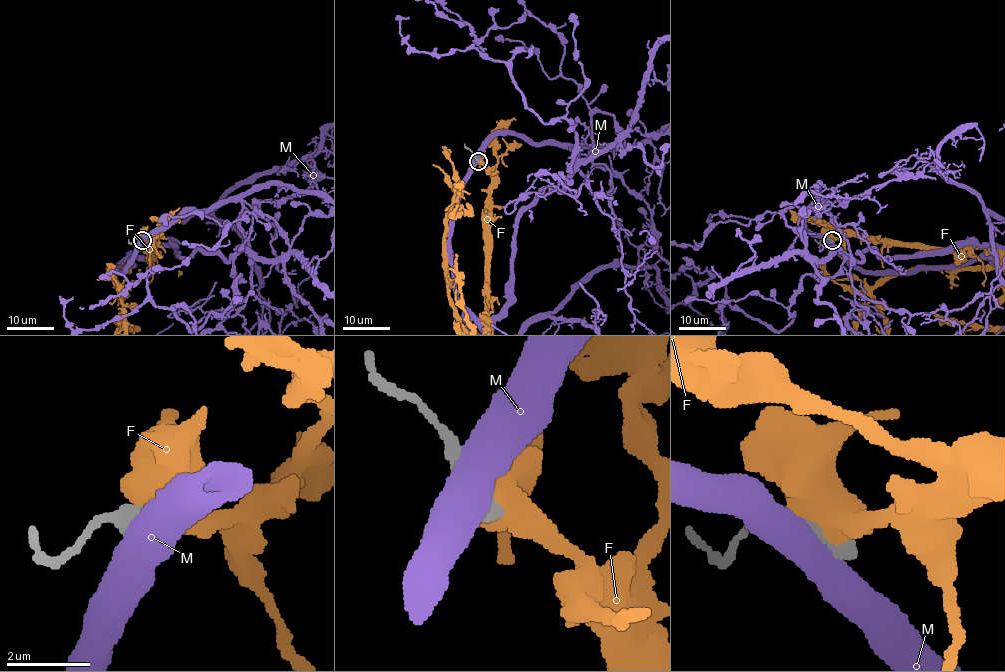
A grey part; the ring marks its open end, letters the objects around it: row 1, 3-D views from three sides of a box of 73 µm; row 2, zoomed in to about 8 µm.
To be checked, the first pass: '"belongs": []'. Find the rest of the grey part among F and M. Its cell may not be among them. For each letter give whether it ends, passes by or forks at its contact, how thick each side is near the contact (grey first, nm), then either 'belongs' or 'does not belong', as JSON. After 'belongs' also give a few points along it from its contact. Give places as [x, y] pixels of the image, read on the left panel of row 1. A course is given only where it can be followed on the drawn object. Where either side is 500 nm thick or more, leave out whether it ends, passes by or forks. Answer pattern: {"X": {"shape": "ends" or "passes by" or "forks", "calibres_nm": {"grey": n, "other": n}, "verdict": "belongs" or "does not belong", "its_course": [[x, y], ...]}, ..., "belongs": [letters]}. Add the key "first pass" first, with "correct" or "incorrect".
{"first pass": "incorrect", "F": {"calibres_nm": {"grey": 700, "other": 600}, "verdict": "belongs"}, "M": {"calibres_nm": {"grey": 750, "other": 550}, "verdict": "does not belong"}, "belongs": ["F"]}

